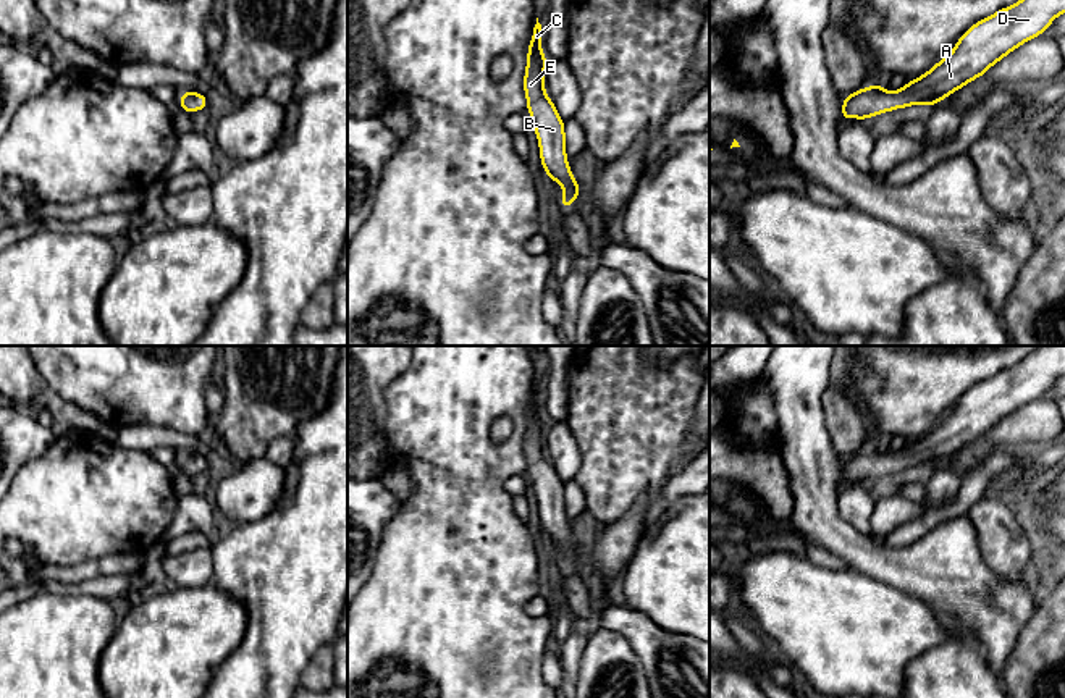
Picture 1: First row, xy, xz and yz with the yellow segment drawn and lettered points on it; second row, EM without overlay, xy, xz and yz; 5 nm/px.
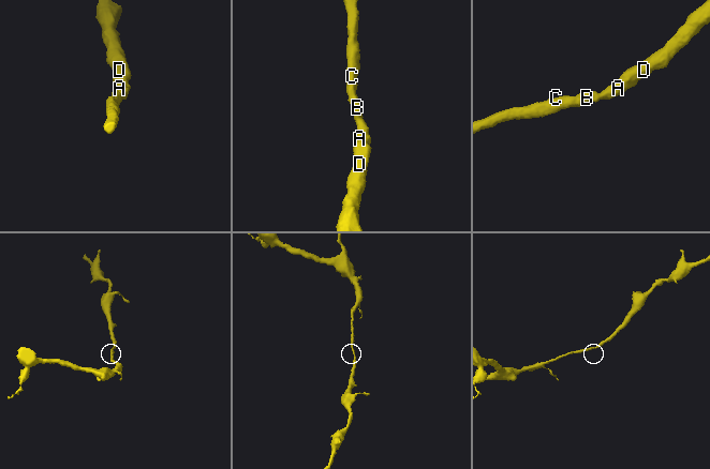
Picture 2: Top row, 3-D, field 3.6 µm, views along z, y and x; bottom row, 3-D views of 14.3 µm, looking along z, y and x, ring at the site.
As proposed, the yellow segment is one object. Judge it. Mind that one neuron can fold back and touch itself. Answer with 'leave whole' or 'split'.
leave whole

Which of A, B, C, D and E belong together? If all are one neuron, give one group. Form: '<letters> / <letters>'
A B C D E

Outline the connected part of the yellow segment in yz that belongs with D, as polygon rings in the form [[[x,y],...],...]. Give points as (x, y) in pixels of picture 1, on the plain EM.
[[[1041,346],[1020,364],[979,381],[955,406],[953,412],[923,438],[894,456],[879,444],[844,459],[842,480],[866,481],[910,467],[931,469],[1007,418],[1039,399],[1065,375],[1065,346]]]

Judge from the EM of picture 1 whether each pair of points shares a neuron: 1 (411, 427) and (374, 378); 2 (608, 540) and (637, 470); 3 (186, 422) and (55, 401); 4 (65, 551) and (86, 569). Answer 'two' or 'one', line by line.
1: two
2: two
3: two
4: two

